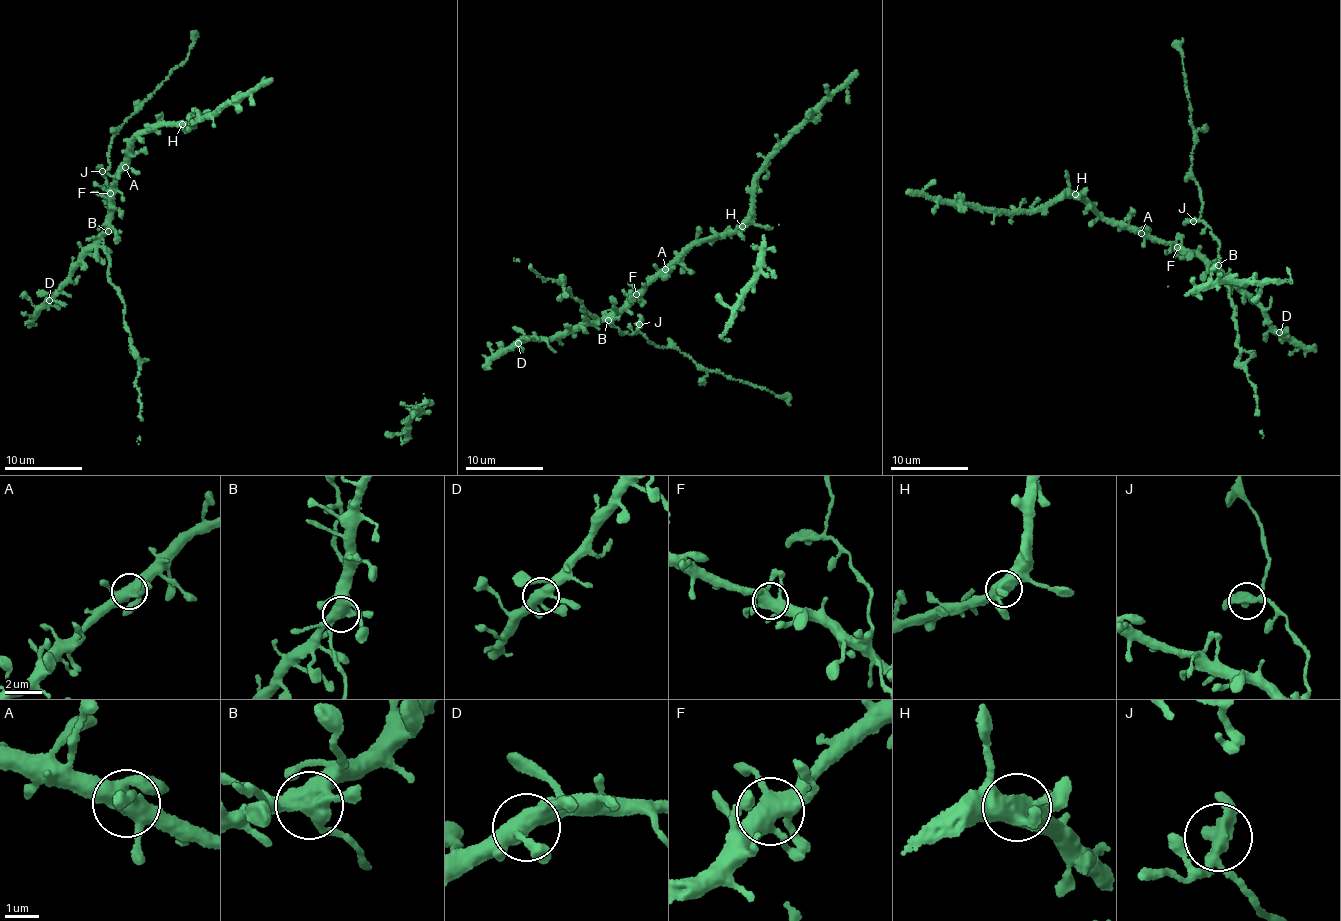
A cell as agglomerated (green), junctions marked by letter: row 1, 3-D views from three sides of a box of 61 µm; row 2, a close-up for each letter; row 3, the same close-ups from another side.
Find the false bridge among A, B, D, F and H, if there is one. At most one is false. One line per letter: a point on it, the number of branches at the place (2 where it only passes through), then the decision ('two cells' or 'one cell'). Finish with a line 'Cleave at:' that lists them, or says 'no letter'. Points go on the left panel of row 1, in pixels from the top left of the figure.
A: place (125, 167); branches 5; one cell
B: place (108, 231); branches 5; two cells
D: place (49, 300); branches 4; one cell
F: place (110, 193); branches 7; one cell
H: place (182, 124); branches 4; one cell
Cleave at: B

